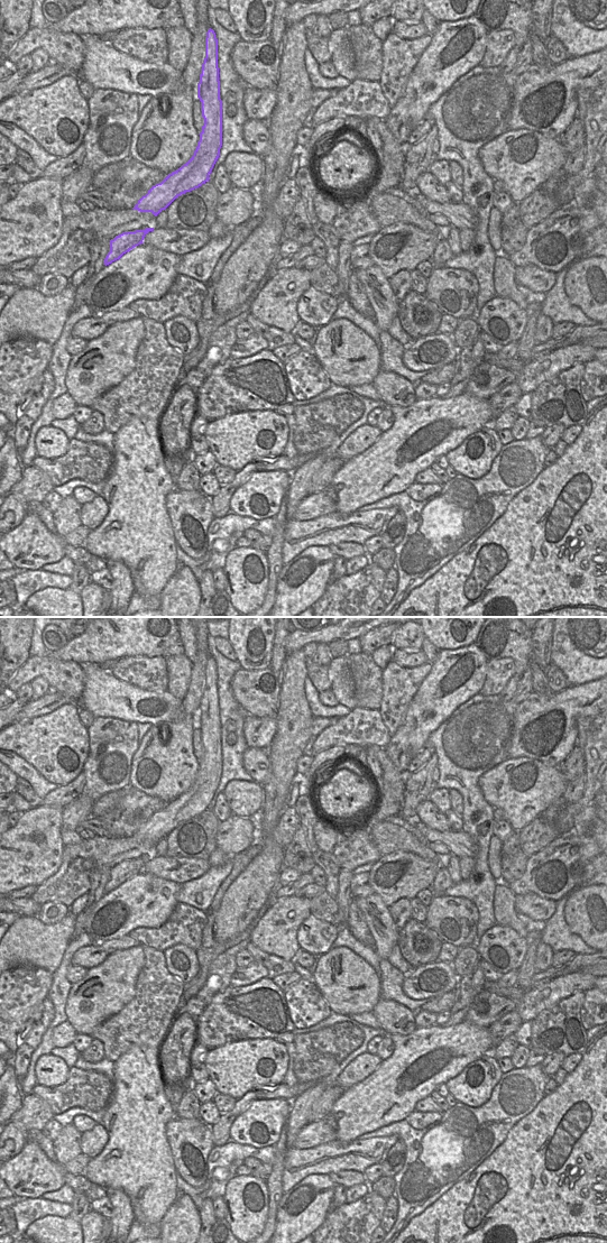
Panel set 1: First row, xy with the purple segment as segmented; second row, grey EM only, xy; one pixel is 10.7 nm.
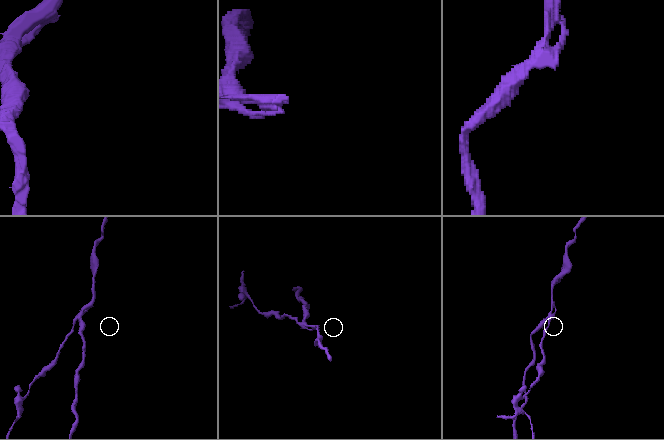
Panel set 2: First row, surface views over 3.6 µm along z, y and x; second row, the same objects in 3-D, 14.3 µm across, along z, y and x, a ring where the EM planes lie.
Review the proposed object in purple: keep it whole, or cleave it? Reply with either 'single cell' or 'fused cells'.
fused cells

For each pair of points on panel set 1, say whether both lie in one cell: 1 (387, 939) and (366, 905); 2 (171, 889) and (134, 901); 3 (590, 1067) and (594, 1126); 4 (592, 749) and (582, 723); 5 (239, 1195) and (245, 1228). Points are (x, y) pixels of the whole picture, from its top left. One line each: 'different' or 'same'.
1: same
2: same
3: same
4: different
5: same

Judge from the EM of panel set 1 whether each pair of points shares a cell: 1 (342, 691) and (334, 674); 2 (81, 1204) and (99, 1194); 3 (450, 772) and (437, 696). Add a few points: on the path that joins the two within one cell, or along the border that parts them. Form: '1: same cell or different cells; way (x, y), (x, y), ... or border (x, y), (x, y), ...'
1: same cell; way (342, 687), (339, 679)
2: different cells; border (74, 1191), (81, 1193), (88, 1199), (90, 1208)
3: different cells; border (460, 705), (430, 734), (426, 745)

